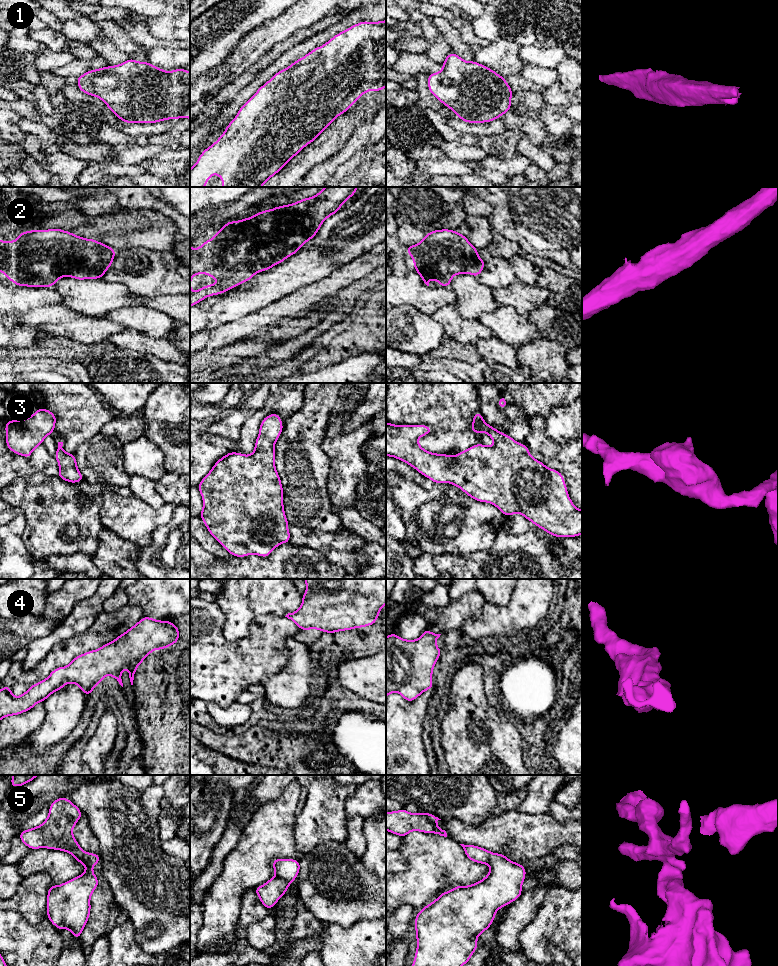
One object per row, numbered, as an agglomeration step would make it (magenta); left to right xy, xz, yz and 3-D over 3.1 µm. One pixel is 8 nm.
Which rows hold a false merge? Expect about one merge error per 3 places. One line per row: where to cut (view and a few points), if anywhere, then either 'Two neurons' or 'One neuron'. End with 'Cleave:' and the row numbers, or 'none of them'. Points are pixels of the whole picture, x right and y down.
1: No split. One neuron
2: No split. One neuron
3: No split. One neuron
4: No split. One neuron
5: Split along xy (75, 856), (84, 858), (85, 864), (91, 867). Two neurons
Cleave: 5

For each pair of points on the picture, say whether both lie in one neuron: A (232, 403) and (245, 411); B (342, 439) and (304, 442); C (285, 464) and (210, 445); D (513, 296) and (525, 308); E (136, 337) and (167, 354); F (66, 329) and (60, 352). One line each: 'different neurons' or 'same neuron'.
A: different neurons
B: different neurons
C: different neurons
D: same neuron
E: same neuron
F: different neurons

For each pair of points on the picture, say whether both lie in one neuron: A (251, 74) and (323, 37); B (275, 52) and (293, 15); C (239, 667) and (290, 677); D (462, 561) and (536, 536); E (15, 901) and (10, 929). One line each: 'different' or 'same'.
A: different
B: different
C: different
D: same
E: different

